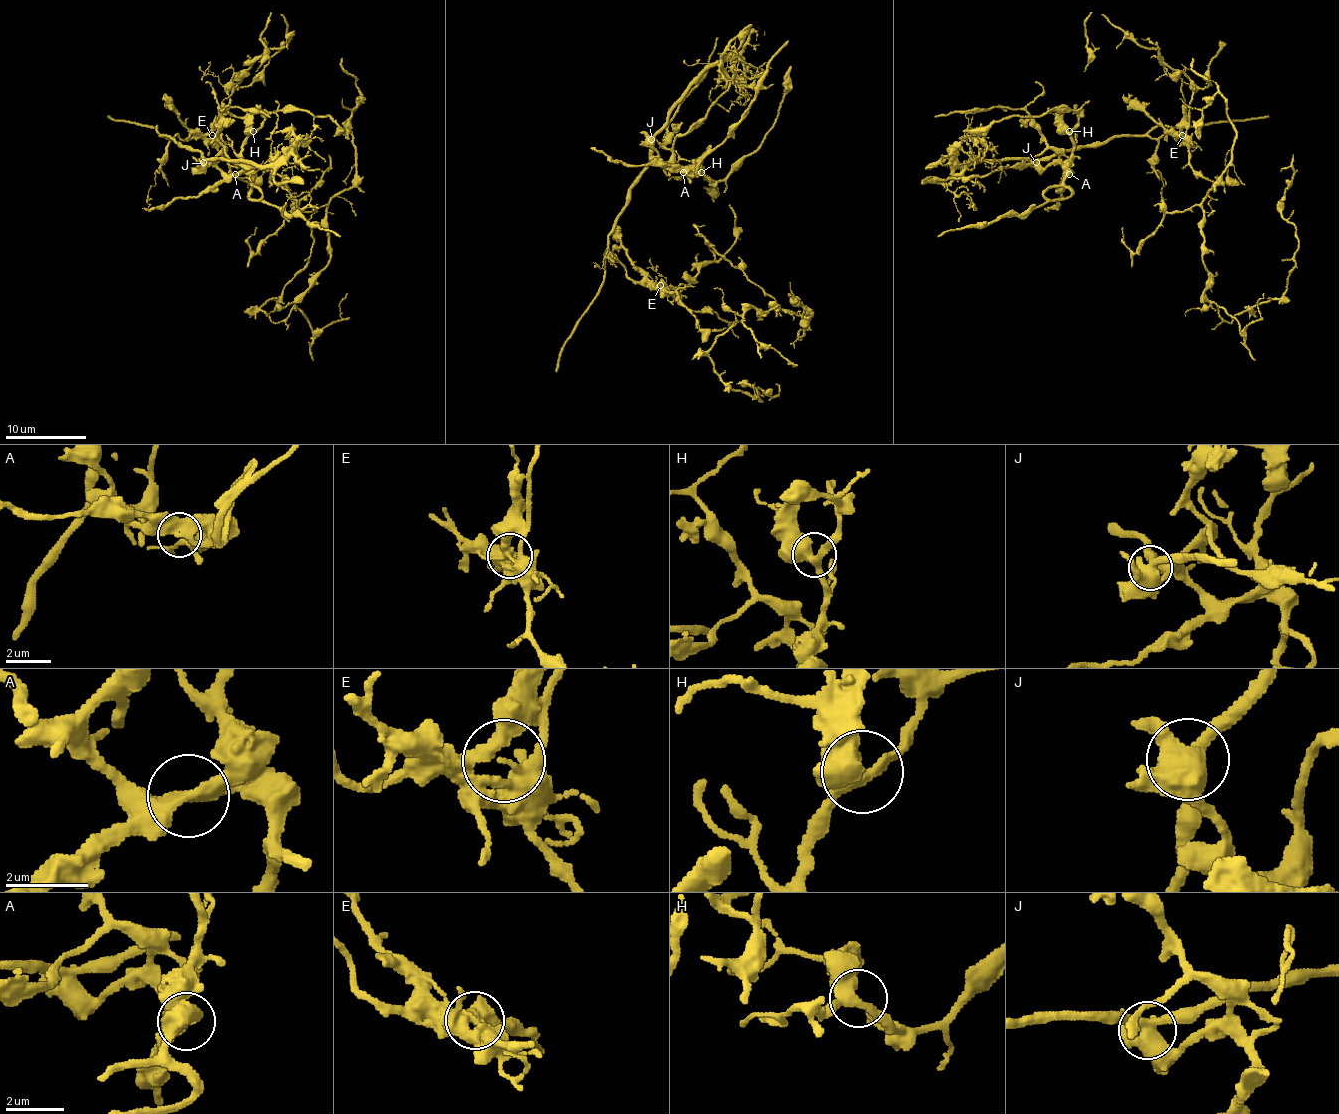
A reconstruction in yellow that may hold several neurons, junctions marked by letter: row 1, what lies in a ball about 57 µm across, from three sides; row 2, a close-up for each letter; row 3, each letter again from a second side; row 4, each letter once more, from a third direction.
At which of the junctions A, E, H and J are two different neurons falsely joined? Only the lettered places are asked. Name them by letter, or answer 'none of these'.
E, J

